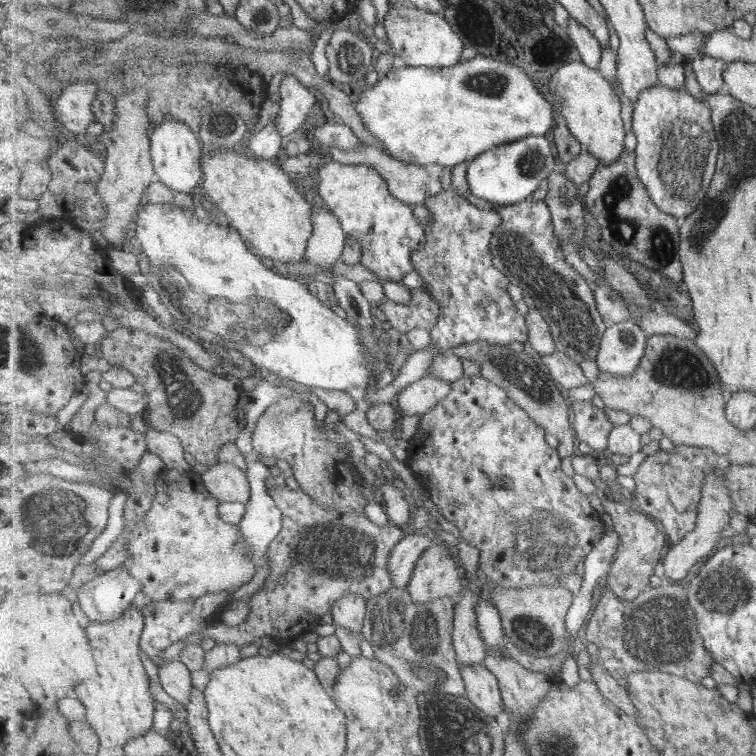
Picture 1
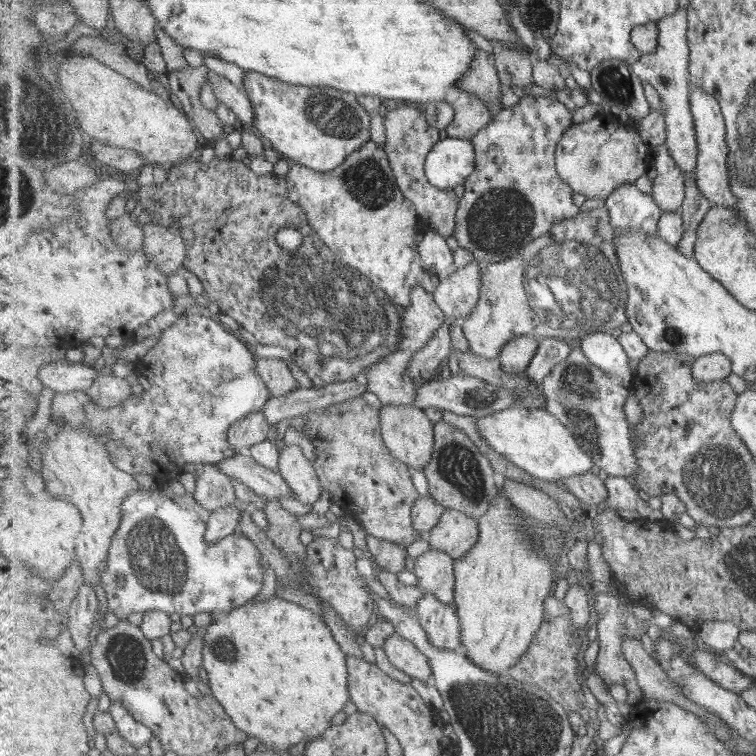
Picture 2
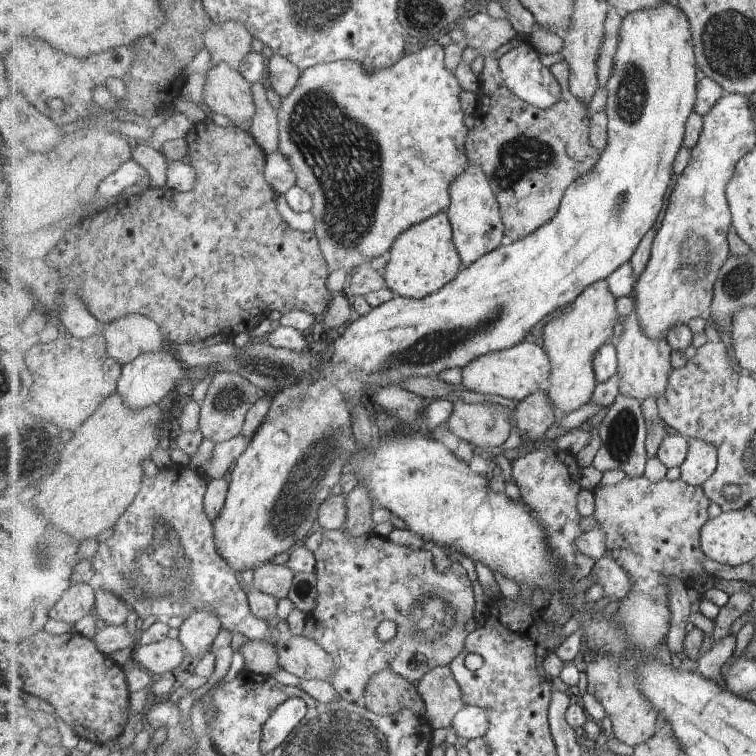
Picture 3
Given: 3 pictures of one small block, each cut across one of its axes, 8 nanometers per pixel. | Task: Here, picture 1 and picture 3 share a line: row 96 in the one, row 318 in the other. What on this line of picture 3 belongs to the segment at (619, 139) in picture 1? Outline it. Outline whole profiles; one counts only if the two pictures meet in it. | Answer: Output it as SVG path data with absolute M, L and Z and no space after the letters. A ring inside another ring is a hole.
M605 279L587 288L575 302L559 310L555 318L544 326L542 347L552 361L552 376L544 389L560 417L587 405L597 388L593 360L596 360L597 352L613 340L615 326L621 318L617 300Z

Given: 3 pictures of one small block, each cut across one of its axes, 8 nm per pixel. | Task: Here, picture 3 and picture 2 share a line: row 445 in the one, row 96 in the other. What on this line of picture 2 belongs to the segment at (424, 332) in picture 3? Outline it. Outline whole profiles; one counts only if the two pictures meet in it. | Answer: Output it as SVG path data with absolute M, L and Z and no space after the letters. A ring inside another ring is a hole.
M247 72L246 93L253 103L255 120L253 125L280 156L285 155L294 162L313 171L326 172L337 169L355 152L361 151L371 140L371 116L357 101L358 96L332 87L307 87L287 82L257 72Z

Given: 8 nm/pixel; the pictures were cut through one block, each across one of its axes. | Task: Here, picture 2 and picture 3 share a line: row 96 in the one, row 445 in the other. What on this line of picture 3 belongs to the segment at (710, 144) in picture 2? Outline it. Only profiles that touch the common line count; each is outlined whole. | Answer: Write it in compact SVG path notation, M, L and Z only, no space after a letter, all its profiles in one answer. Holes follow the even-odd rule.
M693 438L689 440L688 459L680 467L682 480L693 486L703 486L718 468L717 448L705 440Z

